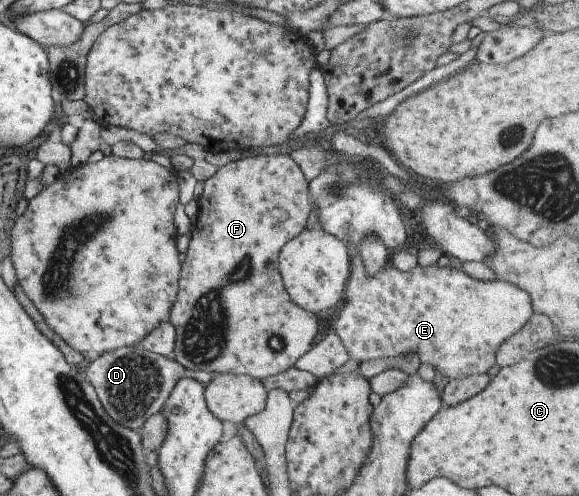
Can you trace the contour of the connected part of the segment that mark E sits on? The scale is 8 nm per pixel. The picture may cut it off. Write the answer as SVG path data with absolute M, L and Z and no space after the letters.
M355 244L346 245L350 266L340 311L333 329L347 352L348 359L371 361L391 359L401 355L417 355L420 363L428 363L436 373L449 380L469 374L482 374L494 364L497 348L515 332L533 313L527 292L503 280L477 281L461 268L438 267L436 263L426 267L416 264L408 271L400 271L390 262L381 265L374 274L366 274Z

